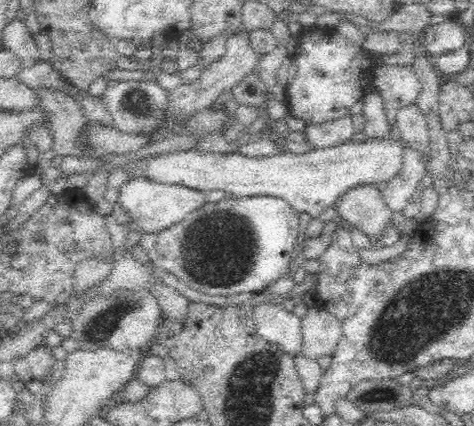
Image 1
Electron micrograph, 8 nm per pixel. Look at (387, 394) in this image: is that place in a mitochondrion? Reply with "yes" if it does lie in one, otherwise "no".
no

